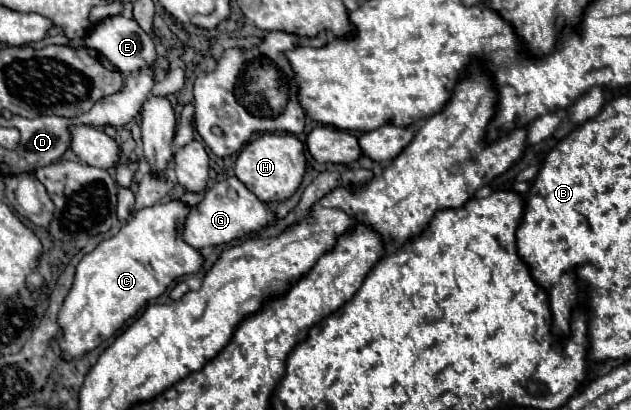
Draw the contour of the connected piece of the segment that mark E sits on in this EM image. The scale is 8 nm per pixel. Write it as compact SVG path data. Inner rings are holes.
M111 16L101 20L85 38L85 46L103 54L121 74L131 74L139 70L147 70L155 66L157 52L153 40L139 28L135 20L127 20L123 16Z

